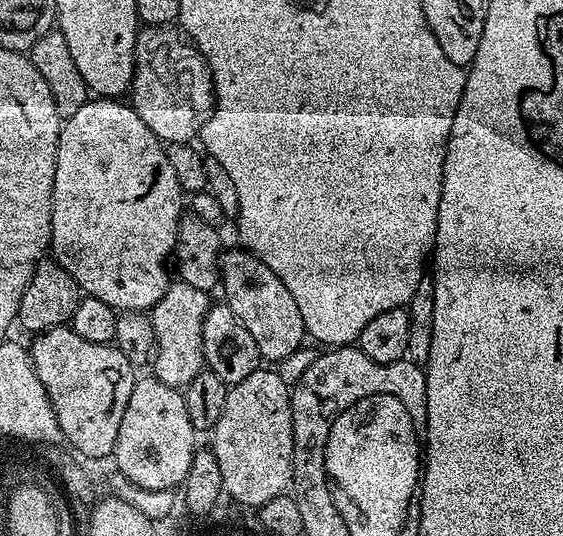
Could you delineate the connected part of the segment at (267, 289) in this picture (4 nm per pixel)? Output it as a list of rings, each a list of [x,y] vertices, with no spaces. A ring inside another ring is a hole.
[[[236,246],[233,252],[225,251],[221,255],[219,287],[224,288],[223,303],[228,304],[238,321],[249,330],[265,361],[279,362],[288,358],[305,343],[306,333],[302,313],[298,311],[298,305],[294,302],[294,294],[290,294],[290,290],[286,290],[286,286],[282,286],[282,278],[278,278],[278,274],[274,274],[274,270],[270,270],[270,266],[266,266],[266,262],[259,260],[253,252]]]

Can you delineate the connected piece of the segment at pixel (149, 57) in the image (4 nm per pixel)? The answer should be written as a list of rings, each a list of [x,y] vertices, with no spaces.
[[[144,26],[136,33],[136,69],[130,89],[132,109],[150,126],[152,133],[165,145],[187,144],[199,137],[202,126],[212,117],[214,93],[212,73],[200,51],[176,26]]]

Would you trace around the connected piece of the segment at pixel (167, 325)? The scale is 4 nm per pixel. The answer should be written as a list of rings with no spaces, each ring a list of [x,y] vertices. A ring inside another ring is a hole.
[[[177,279],[169,283],[166,294],[162,294],[162,298],[151,308],[156,351],[150,368],[153,368],[151,371],[154,376],[166,386],[183,390],[197,374],[205,371],[203,320],[209,307],[209,293],[197,290],[195,286],[186,286],[186,282]]]

